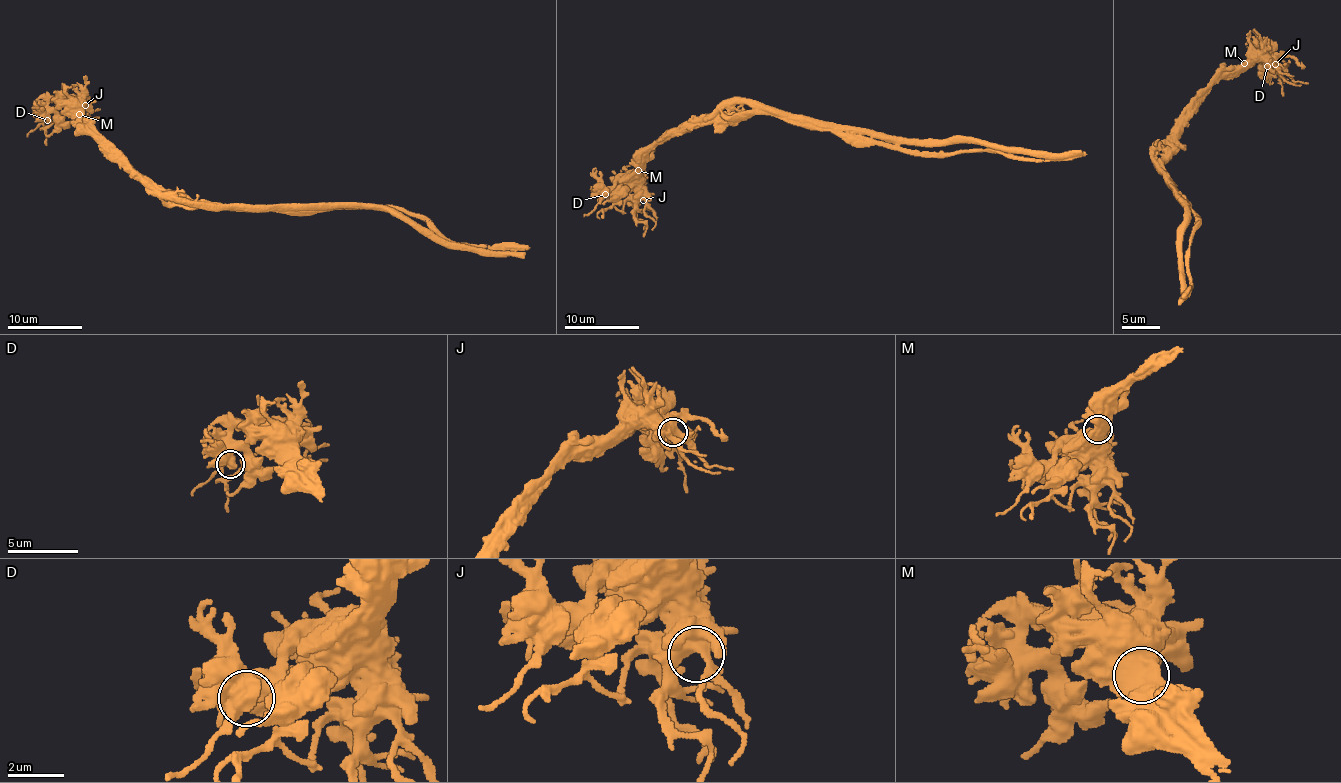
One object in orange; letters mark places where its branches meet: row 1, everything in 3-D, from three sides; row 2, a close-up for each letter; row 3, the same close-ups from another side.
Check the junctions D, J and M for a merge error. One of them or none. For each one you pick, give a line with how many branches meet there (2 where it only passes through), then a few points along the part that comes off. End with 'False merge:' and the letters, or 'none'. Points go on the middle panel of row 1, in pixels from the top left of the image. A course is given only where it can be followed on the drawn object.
M: 2 | (637, 170), (646, 152), (672, 136), (752, 112), (778, 112), (920, 153), (982, 149), (1065, 160), (1086, 154)
False merge: M

